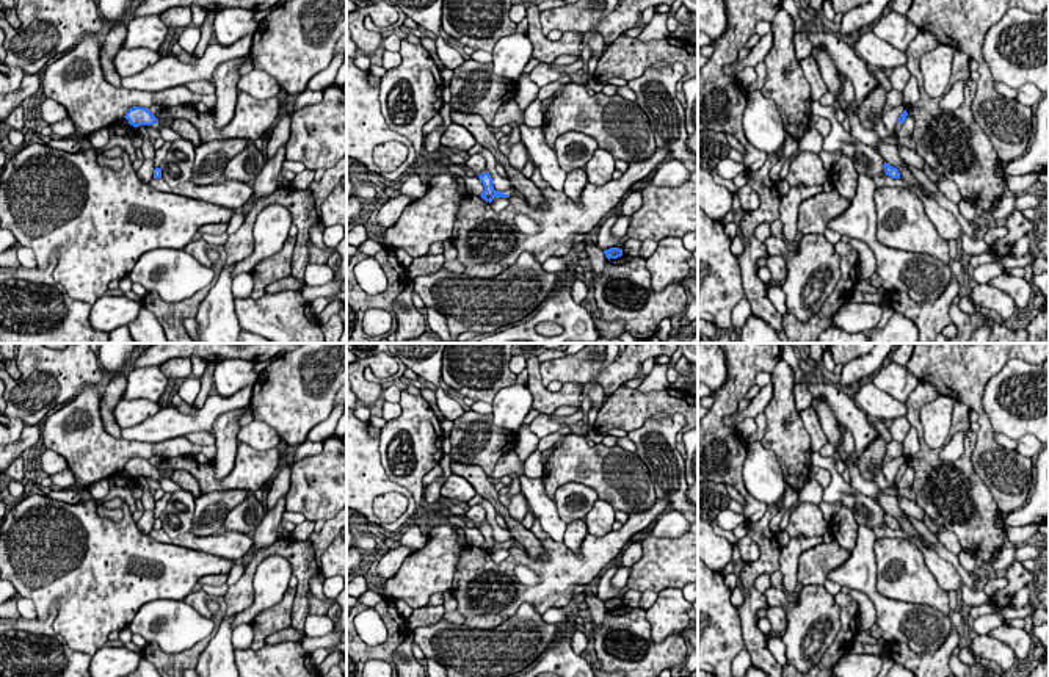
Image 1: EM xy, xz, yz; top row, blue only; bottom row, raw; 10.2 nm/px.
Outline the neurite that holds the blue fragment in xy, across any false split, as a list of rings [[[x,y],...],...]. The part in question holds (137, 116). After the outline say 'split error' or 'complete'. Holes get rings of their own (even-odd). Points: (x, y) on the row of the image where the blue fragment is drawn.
[[[133,107],[130,108],[125,116],[124,116],[130,125],[133,125],[135,129],[140,125],[152,125],[154,129],[157,129],[160,132],[160,136],[165,141],[176,141],[180,136],[169,127],[168,122],[162,122],[158,121],[151,111],[149,108],[143,108],[143,107]]] | split error

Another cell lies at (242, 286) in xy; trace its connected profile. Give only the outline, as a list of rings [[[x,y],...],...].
[[[241,273],[232,279],[234,298],[251,298],[254,281],[251,273]]]

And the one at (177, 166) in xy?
[[[185,138],[171,141],[168,154],[158,166],[162,169],[162,179],[169,186],[177,186],[183,182],[190,182],[193,176],[194,157],[196,152],[191,141]]]

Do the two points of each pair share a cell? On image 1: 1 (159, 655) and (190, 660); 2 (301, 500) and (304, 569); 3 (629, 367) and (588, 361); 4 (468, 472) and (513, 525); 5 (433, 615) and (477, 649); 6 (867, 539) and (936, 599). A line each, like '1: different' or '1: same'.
1: same
2: different
3: same
4: same
5: different
6: different

